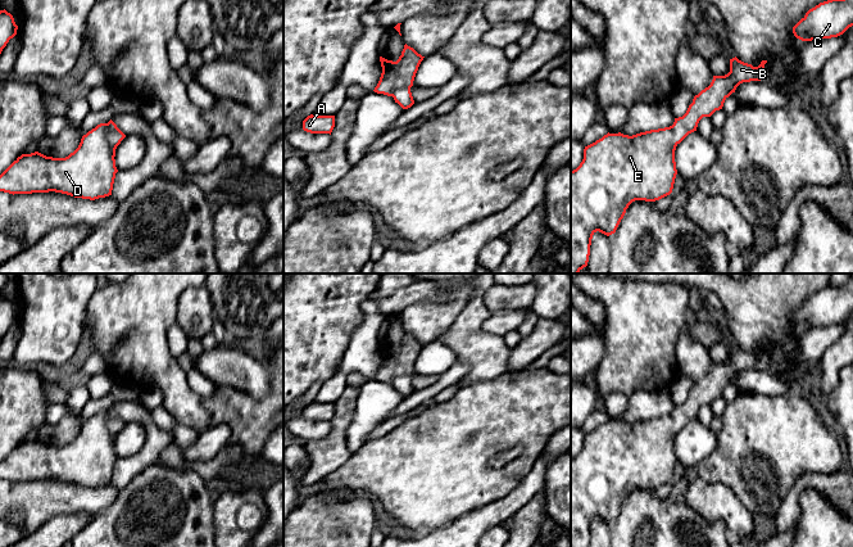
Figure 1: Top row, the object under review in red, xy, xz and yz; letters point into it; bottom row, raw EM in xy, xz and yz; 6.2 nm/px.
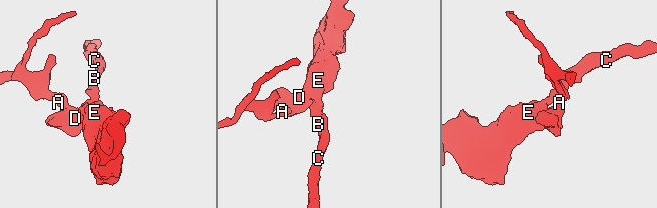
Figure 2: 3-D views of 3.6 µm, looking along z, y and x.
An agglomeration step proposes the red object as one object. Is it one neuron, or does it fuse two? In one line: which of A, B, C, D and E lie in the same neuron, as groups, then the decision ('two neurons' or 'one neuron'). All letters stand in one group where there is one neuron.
A B C D E | one neuron

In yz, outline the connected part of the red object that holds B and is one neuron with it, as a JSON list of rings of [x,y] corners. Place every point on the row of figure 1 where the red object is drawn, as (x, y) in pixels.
[[[735,56],[730,59],[730,72],[725,76],[713,76],[711,85],[694,96],[686,113],[675,118],[672,126],[632,136],[608,132],[585,146],[582,162],[571,171],[571,274],[579,274],[587,266],[593,235],[596,231],[607,236],[614,234],[632,202],[655,202],[672,193],[677,175],[676,146],[689,134],[697,131],[703,117],[711,117],[722,109],[725,100],[740,83],[764,80],[766,63],[767,60],[762,60],[758,67],[753,67]]]

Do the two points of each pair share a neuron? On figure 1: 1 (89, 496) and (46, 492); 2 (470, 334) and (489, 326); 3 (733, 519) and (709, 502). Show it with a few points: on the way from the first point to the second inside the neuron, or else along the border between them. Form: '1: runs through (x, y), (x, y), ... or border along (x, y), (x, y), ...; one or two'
1: runs through (78, 496), (57, 496); one
2: border along (493, 312), (481, 329), (502, 337); two
3: runs through (727, 516), (715, 503); one

